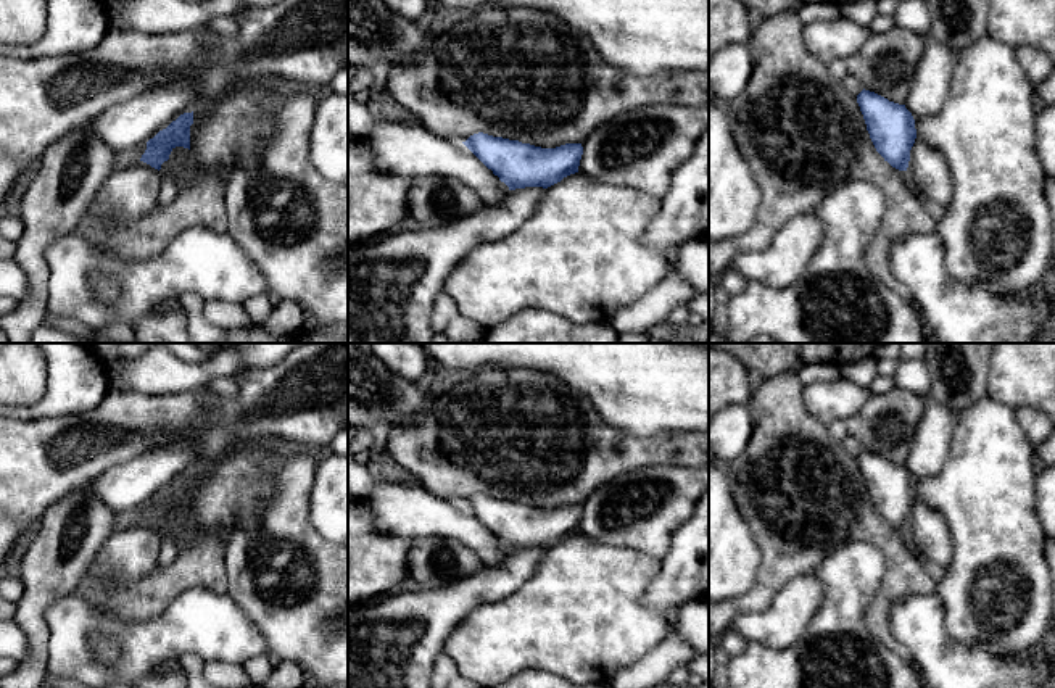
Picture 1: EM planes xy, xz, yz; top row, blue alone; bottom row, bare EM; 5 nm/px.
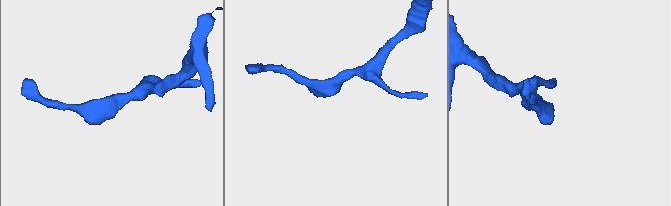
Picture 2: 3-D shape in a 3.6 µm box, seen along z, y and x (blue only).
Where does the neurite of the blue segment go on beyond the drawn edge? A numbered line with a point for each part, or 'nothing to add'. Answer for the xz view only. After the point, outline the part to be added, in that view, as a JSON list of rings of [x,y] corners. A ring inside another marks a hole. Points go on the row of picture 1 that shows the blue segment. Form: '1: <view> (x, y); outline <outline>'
1: xz (582, 255); outline [[[581,172],[570,174],[564,177],[561,182],[546,189],[541,209],[535,213],[528,221],[525,221],[517,230],[506,235],[501,240],[483,243],[467,253],[461,263],[449,272],[443,292],[446,292],[457,305],[459,314],[477,321],[483,327],[490,329],[519,311],[535,308],[541,311],[552,311],[561,314],[577,324],[591,324],[591,322],[609,322],[614,313],[622,308],[630,306],[631,303],[638,301],[641,296],[647,295],[654,290],[672,271],[672,264],[668,263],[667,256],[651,250],[643,243],[643,234],[649,222],[660,209],[660,200],[652,198],[639,190],[625,185],[607,185],[601,182],[594,182],[588,179]]]

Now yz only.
1: yz (997, 232); outline [[[986,35],[958,53],[941,111],[915,121],[916,137],[936,143],[950,169],[952,200],[934,229],[944,245],[945,269],[970,287],[1002,296],[1037,290],[1053,259],[1053,219],[1036,147],[1034,93],[1036,85],[1016,61],[1016,50]]]

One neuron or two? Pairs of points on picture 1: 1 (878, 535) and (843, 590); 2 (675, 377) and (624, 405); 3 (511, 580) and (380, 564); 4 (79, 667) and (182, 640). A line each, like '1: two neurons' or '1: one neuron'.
1: two neurons
2: one neuron
3: two neurons
4: one neuron

